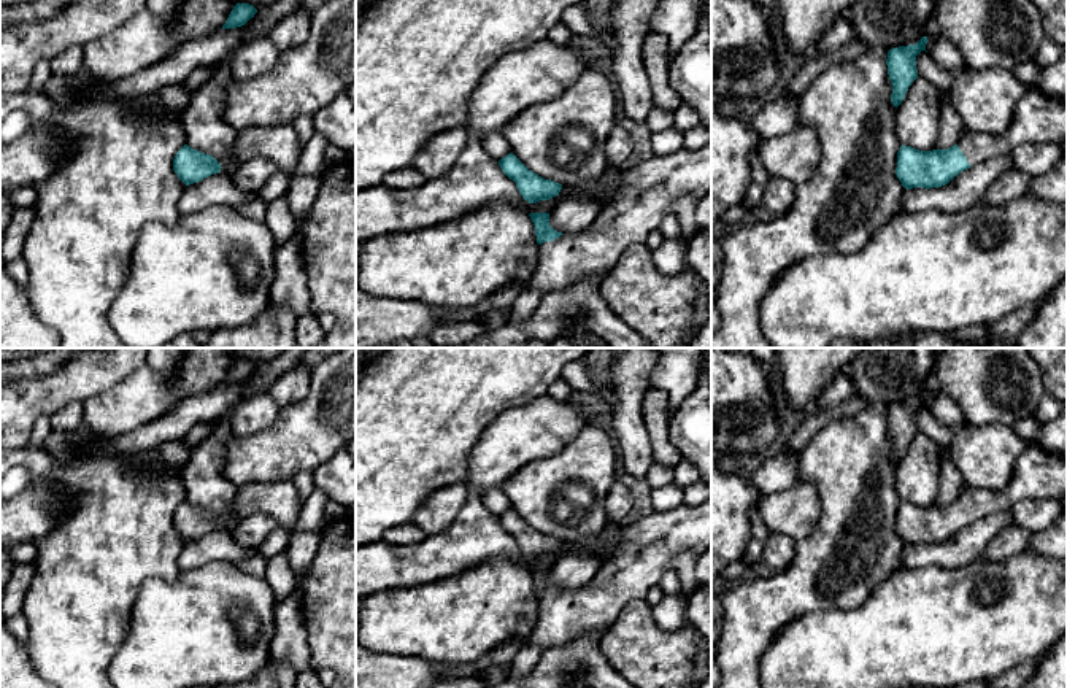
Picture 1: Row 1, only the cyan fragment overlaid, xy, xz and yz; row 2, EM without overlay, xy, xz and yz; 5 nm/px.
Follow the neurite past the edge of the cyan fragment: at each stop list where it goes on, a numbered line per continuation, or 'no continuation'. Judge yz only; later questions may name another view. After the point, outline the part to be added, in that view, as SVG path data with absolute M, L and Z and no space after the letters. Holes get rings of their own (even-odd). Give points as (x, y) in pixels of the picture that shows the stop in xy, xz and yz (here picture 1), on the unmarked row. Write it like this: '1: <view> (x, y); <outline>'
1: yz (1039, 474); M1029 443L1015 464L1015 473L1005 489L976 489L964 486L957 502L970 521L1010 510L1021 501L1054 499L1067 496L1067 459Z

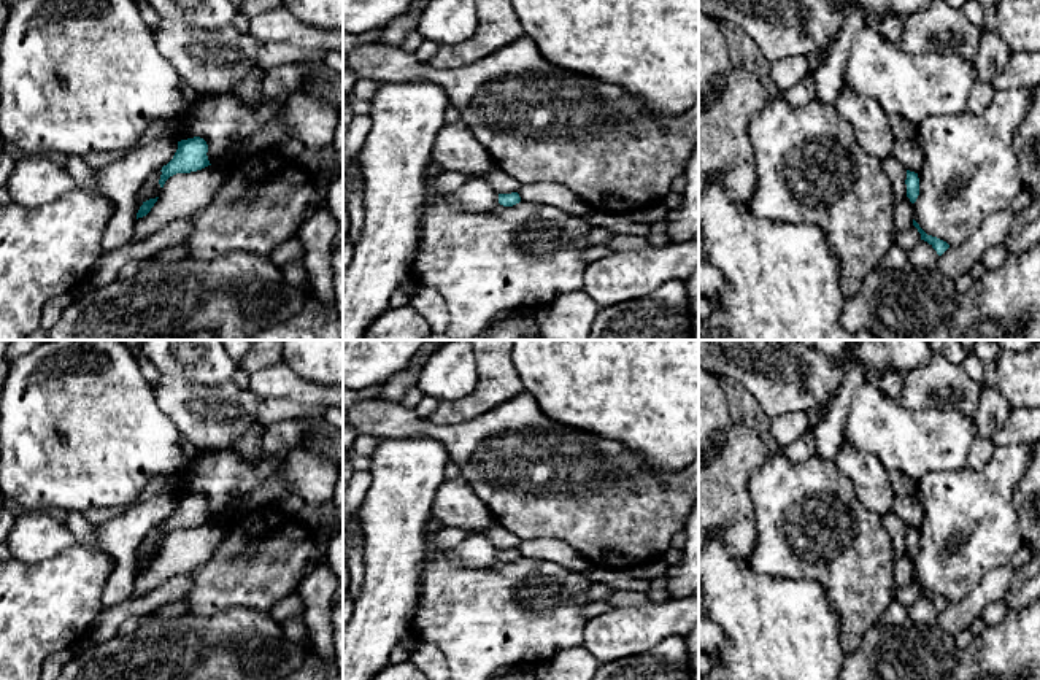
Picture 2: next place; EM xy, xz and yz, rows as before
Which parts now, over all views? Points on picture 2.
no continuation

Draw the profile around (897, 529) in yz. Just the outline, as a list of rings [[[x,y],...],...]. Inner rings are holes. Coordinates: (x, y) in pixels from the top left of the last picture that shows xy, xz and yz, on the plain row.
[[[889,512],[883,516],[883,526],[892,539],[892,548],[897,559],[907,551],[907,524],[894,512]]]

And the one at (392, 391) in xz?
[[[413,361],[411,364],[402,370],[400,373],[397,373],[395,377],[392,377],[391,380],[387,380],[379,389],[379,400],[384,402],[400,402],[405,396],[405,392],[411,388],[416,386],[416,381],[419,378],[422,367],[418,367]]]

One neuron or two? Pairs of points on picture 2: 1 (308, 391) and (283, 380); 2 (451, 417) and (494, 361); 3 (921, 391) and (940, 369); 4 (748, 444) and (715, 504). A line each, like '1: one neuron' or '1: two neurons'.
1: one neuron
2: one neuron
3: one neuron
4: one neuron

